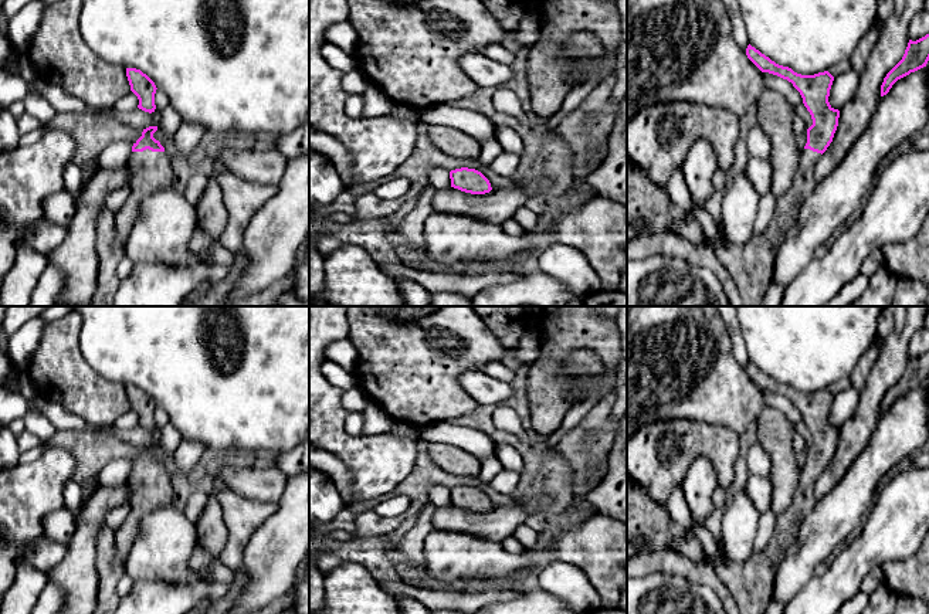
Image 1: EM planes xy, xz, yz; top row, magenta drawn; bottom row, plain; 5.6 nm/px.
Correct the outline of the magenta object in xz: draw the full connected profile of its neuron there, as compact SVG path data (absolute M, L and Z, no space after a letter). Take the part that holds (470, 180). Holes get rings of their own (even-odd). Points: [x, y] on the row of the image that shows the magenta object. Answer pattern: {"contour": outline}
{"contour": "M461 167L450 172L451 187L471 194L485 194L492 190L489 180L478 170Z"}

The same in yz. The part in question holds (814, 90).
{"contour": "M750 44L746 55L762 72L791 82L813 119L813 125L807 129L807 143L800 150L793 183L786 194L777 197L776 214L769 228L763 234L755 234L749 242L742 245L730 242L726 237L723 242L713 242L708 238L712 251L733 278L743 306L760 306L772 285L776 251L789 228L797 221L804 200L817 184L814 166L833 142L840 111L828 102L834 81L828 71L814 75L797 74L789 67L776 64Z"}

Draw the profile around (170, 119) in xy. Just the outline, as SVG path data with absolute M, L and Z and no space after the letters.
M169 105L163 109L160 115L157 129L166 136L174 136L182 122L183 121L179 112Z

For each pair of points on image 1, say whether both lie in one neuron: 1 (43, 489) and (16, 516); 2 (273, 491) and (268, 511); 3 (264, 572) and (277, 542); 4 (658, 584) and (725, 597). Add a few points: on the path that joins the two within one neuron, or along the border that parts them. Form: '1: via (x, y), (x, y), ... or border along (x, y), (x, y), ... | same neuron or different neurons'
1: via (36, 497), (23, 509) | same neuron
2: border along (237, 494), (246, 498), (277, 502) | different neurons
3: via (270, 565), (275, 549) | same neuron
4: border along (687, 580), (695, 584), (707, 584), (719, 599) | different neurons

